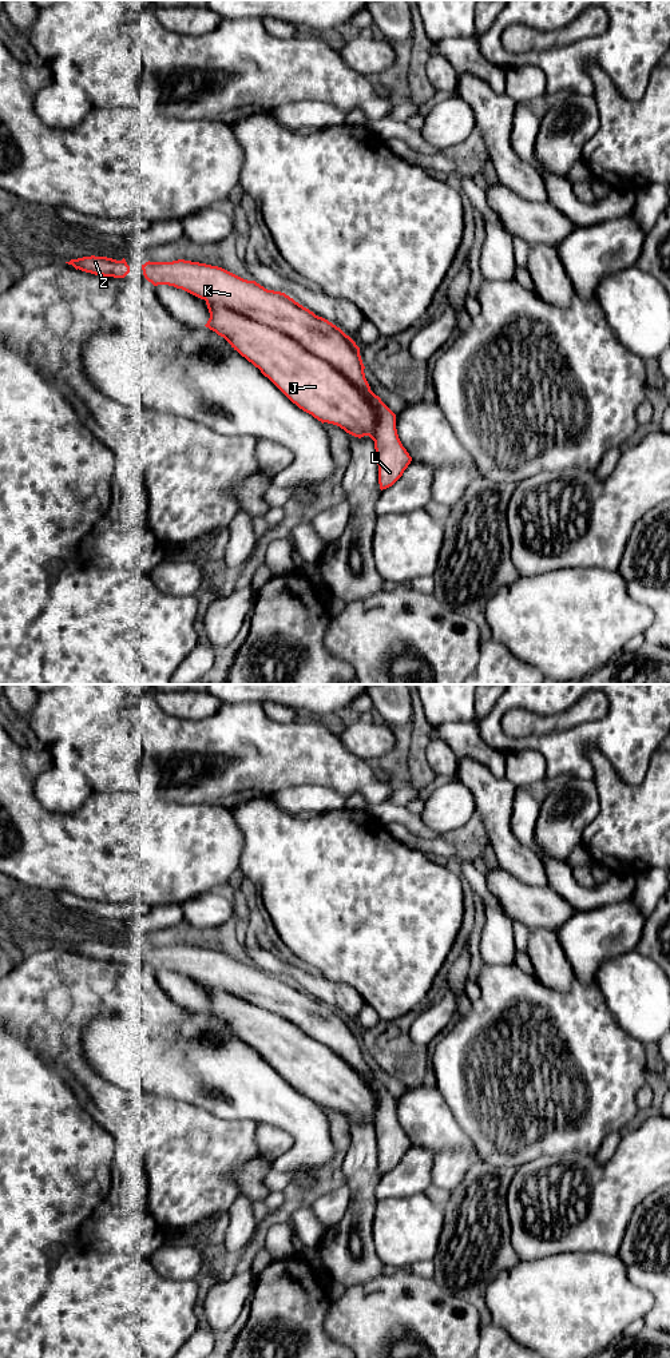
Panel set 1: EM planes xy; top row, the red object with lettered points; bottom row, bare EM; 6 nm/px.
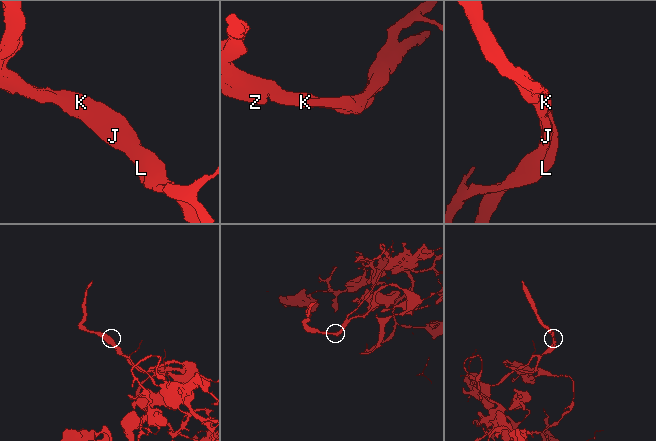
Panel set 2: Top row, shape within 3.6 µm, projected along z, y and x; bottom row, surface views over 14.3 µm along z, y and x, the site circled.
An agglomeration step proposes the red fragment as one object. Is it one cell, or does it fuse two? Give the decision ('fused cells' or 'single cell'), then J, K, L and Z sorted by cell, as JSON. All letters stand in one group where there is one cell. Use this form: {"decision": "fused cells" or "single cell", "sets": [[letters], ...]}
{"decision": "single cell", "sets": [["J", "K", "L", "Z"]]}

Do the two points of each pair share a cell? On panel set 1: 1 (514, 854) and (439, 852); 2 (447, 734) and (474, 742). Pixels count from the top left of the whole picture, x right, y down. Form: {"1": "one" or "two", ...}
{"1": "two", "2": "one"}

